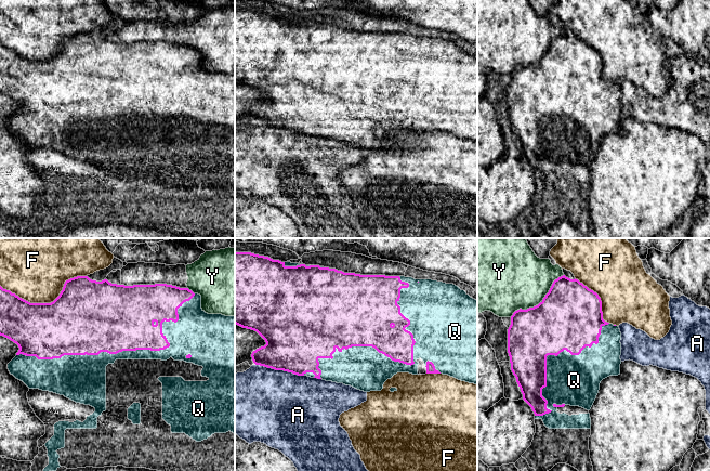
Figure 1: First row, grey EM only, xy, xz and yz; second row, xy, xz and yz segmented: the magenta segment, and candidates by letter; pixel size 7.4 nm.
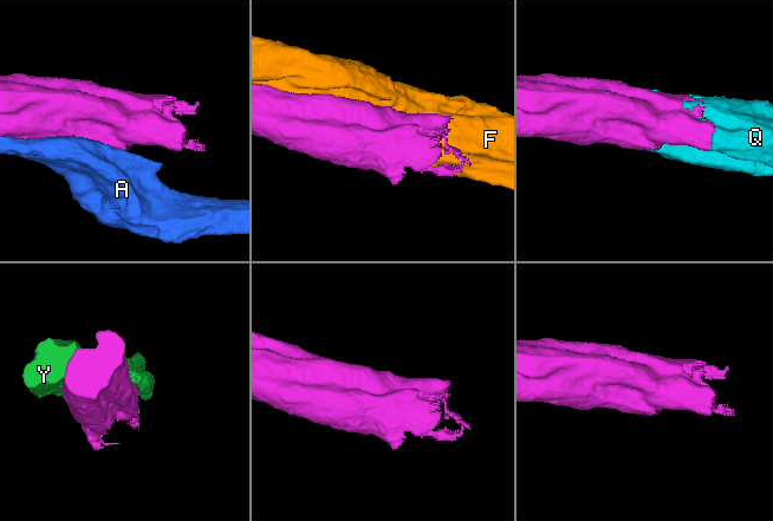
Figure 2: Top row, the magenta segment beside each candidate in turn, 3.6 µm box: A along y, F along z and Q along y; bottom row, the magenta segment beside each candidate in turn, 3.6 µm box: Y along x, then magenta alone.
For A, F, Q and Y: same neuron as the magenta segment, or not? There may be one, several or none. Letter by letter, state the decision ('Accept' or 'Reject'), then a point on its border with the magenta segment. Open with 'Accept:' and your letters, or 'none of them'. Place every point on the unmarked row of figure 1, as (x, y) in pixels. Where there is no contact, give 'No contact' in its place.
Accept: Q
A: Reject. Touches magenta at xz (279, 127)
F: Reject. Touches magenta at xy (45, 61)
Q: Accept. Touches magenta at xz (398, 118)
Y: Reject. Touches magenta at yz (540, 60)

